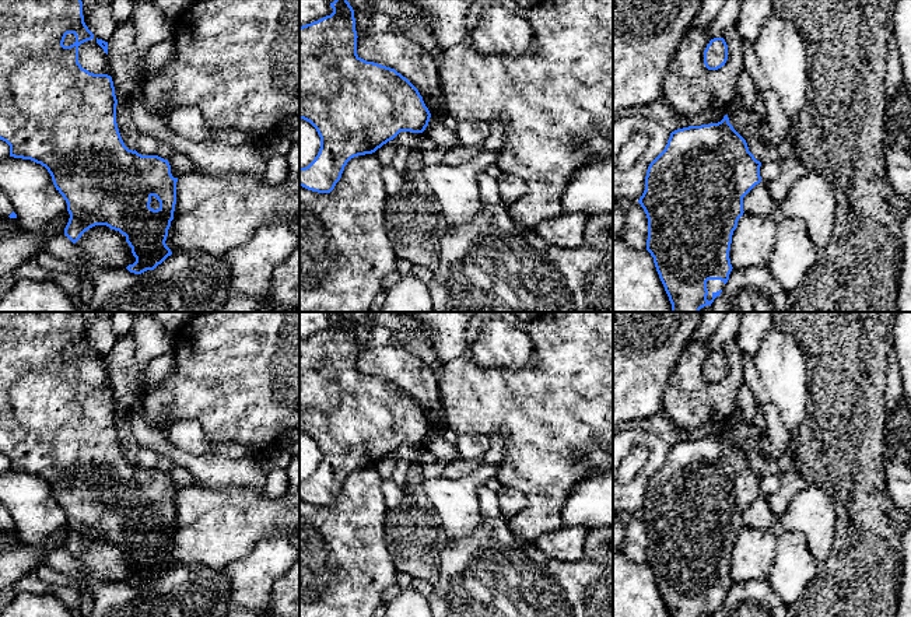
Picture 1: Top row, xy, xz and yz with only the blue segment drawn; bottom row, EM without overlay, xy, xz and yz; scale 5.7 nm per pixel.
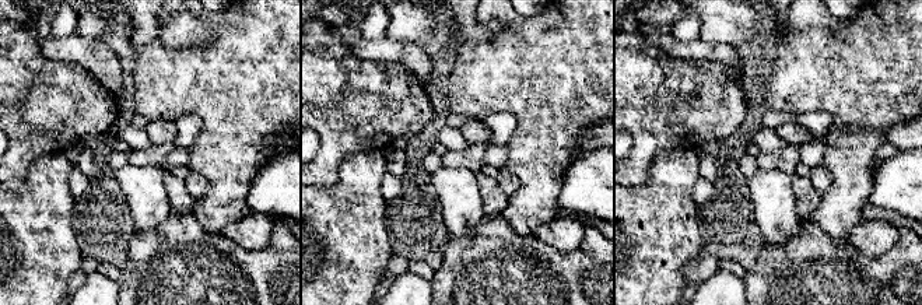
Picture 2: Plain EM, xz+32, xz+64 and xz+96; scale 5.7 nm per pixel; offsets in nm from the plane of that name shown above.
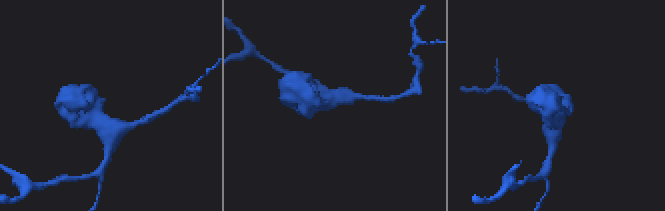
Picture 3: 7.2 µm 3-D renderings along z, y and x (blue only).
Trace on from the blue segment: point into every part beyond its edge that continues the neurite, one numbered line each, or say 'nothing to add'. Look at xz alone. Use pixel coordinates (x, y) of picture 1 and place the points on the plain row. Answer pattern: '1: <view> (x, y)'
nothing to add

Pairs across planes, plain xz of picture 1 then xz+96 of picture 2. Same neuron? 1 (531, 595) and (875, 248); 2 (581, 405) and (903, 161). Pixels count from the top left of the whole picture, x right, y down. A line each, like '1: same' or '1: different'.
1: different
2: different

